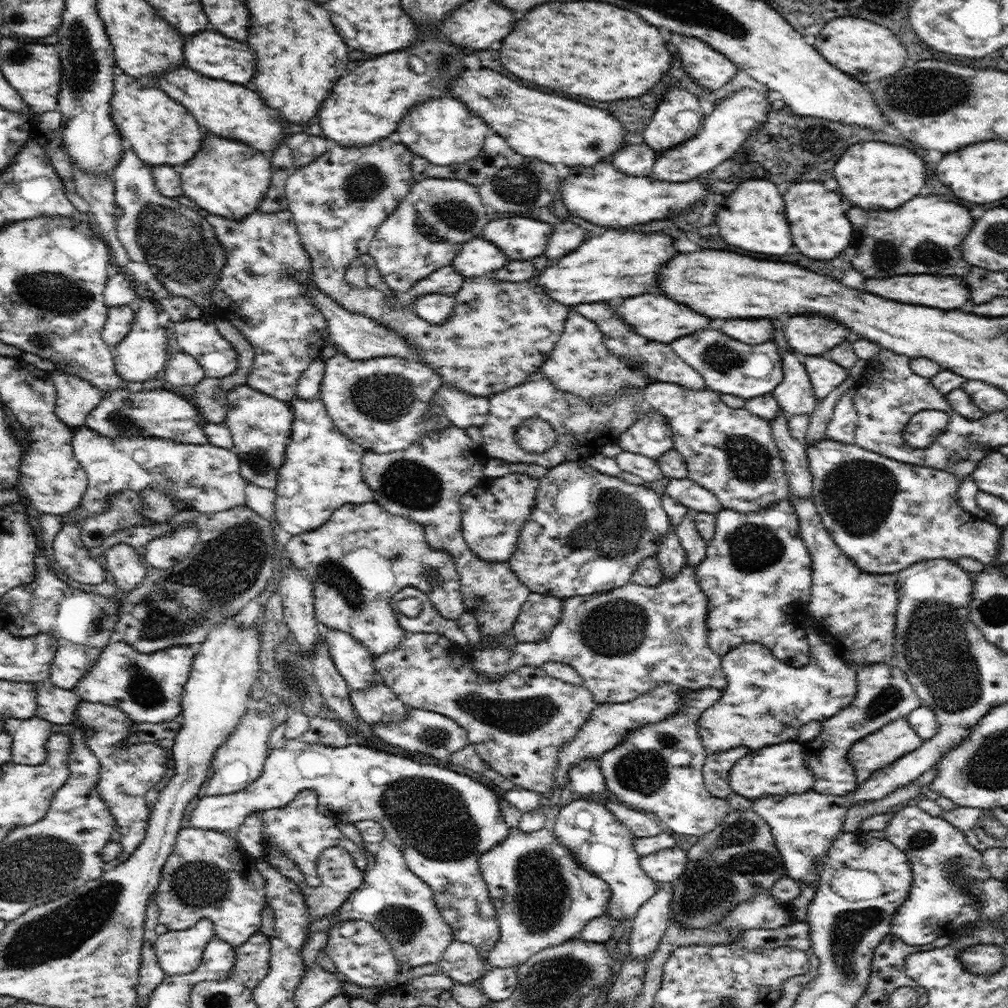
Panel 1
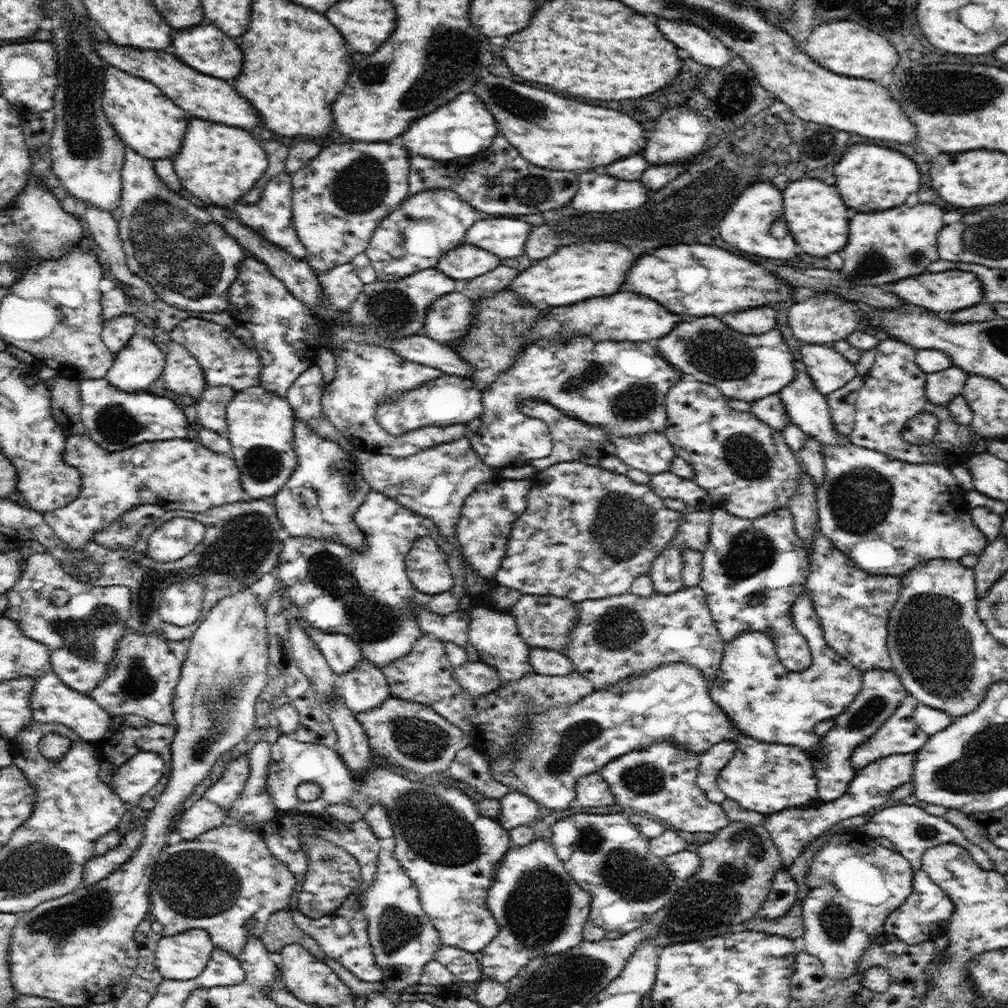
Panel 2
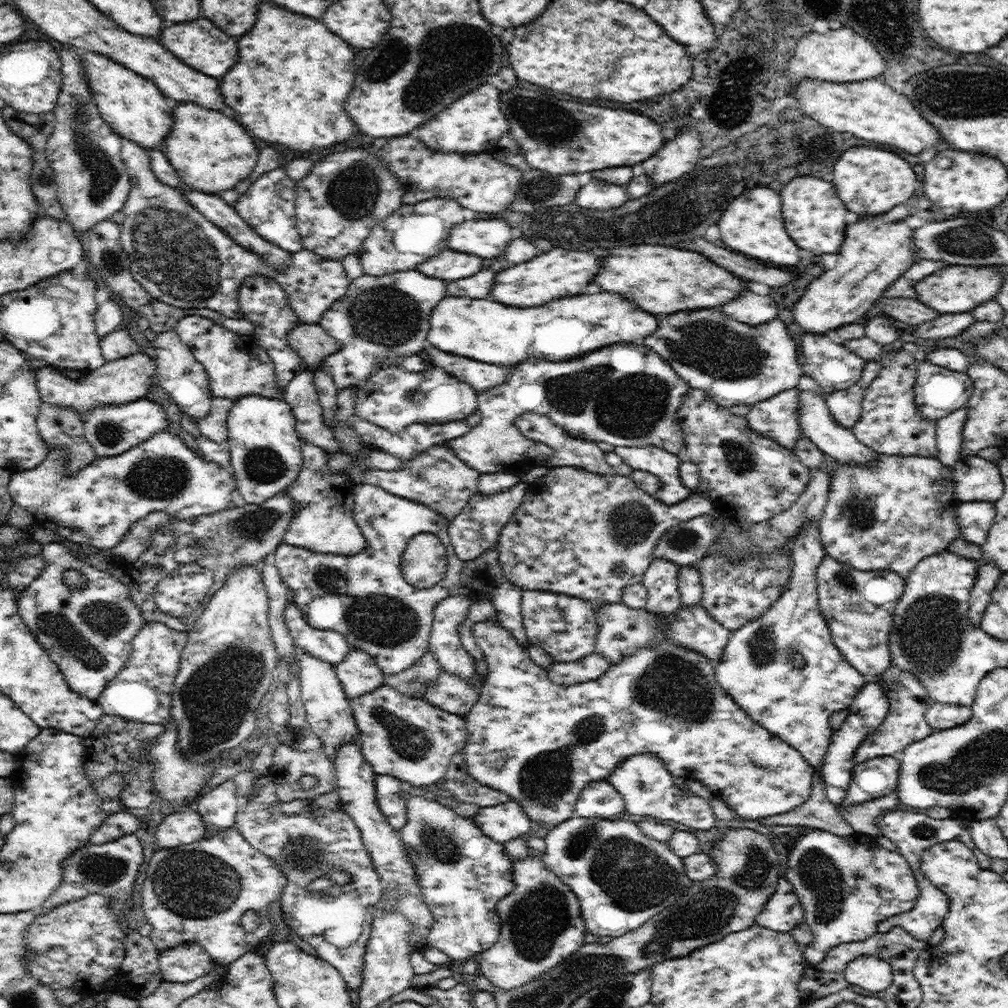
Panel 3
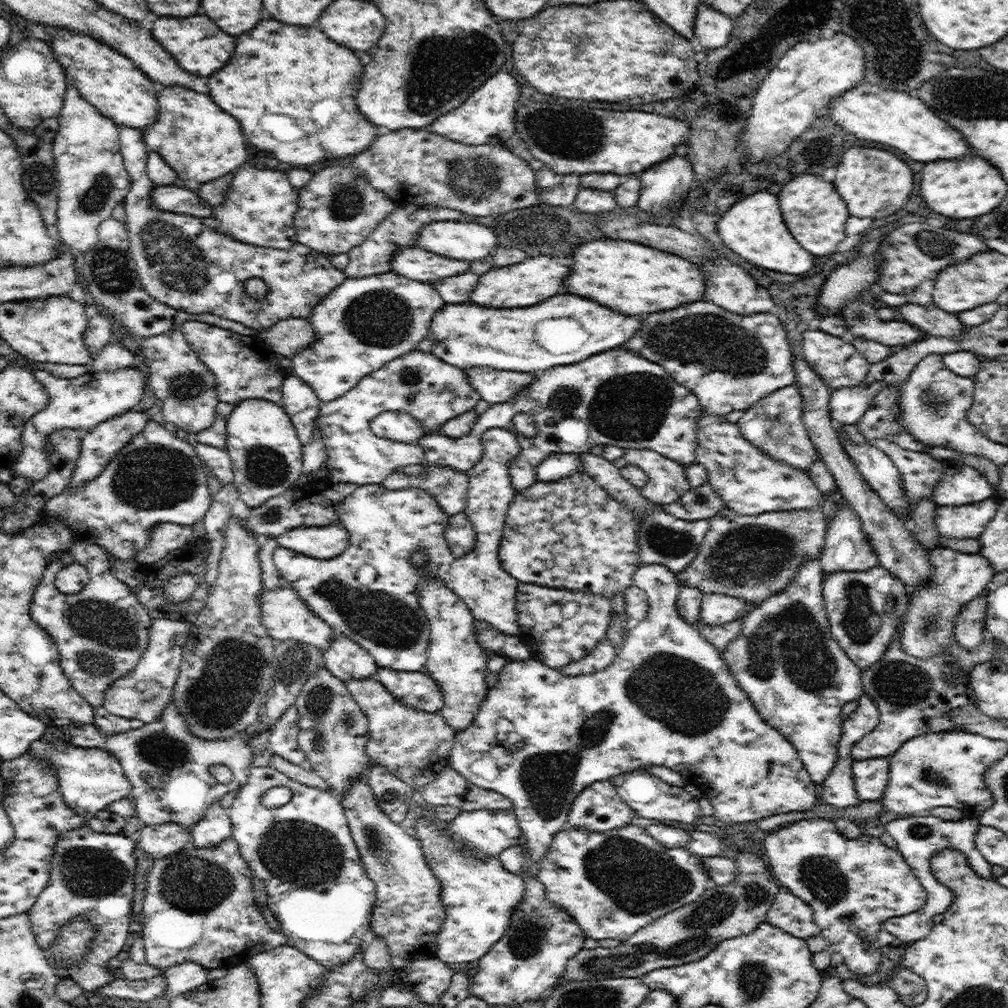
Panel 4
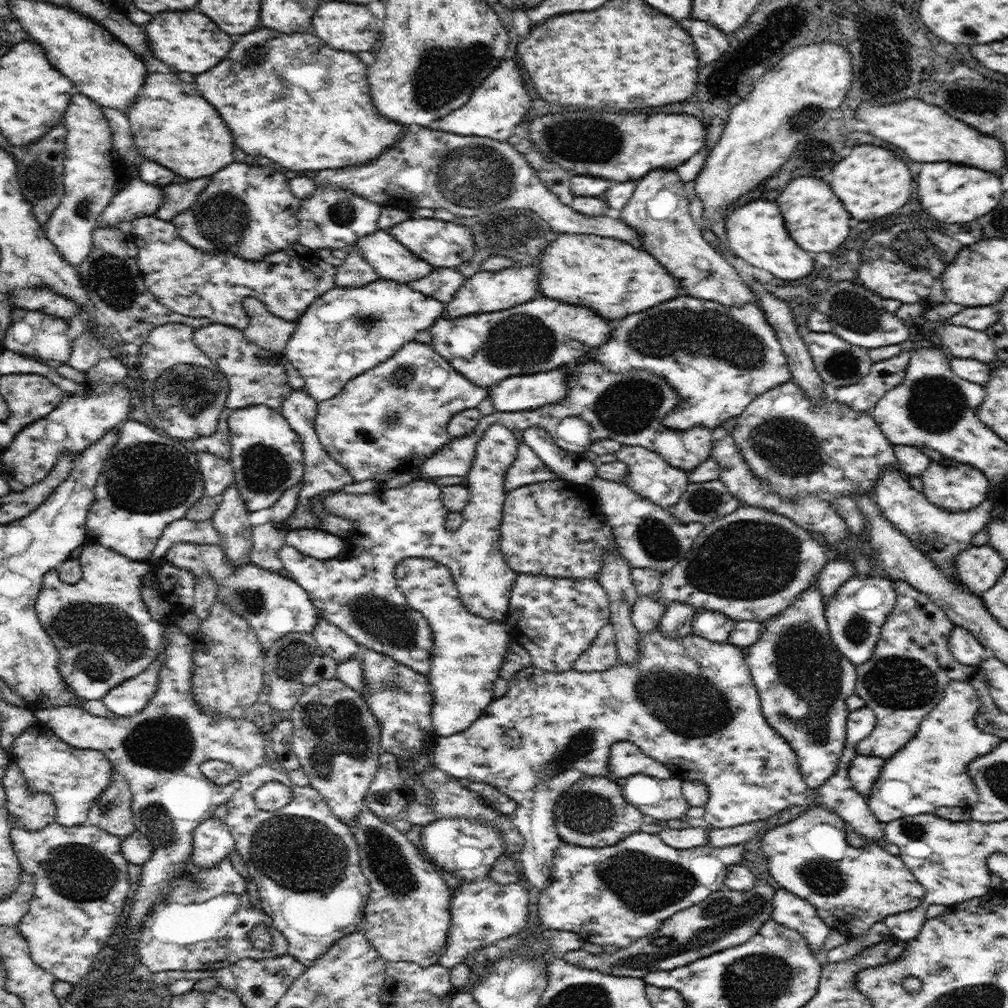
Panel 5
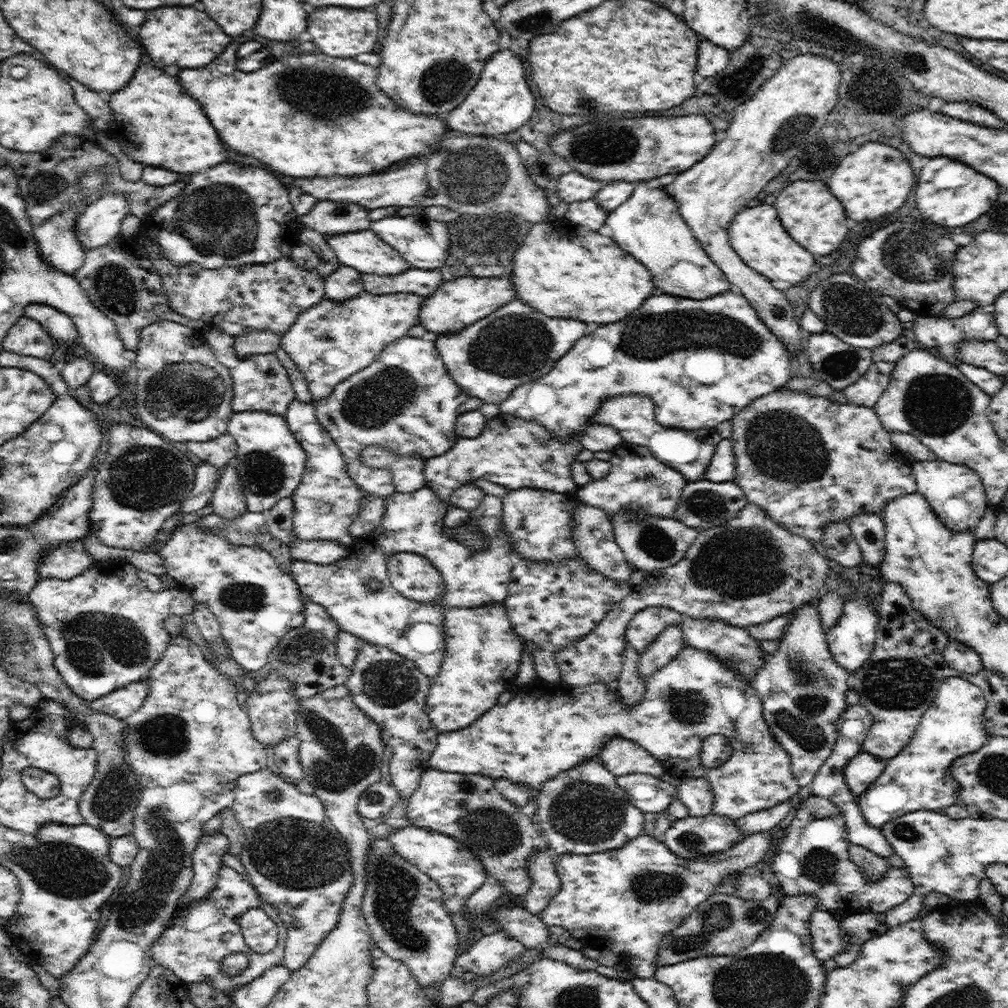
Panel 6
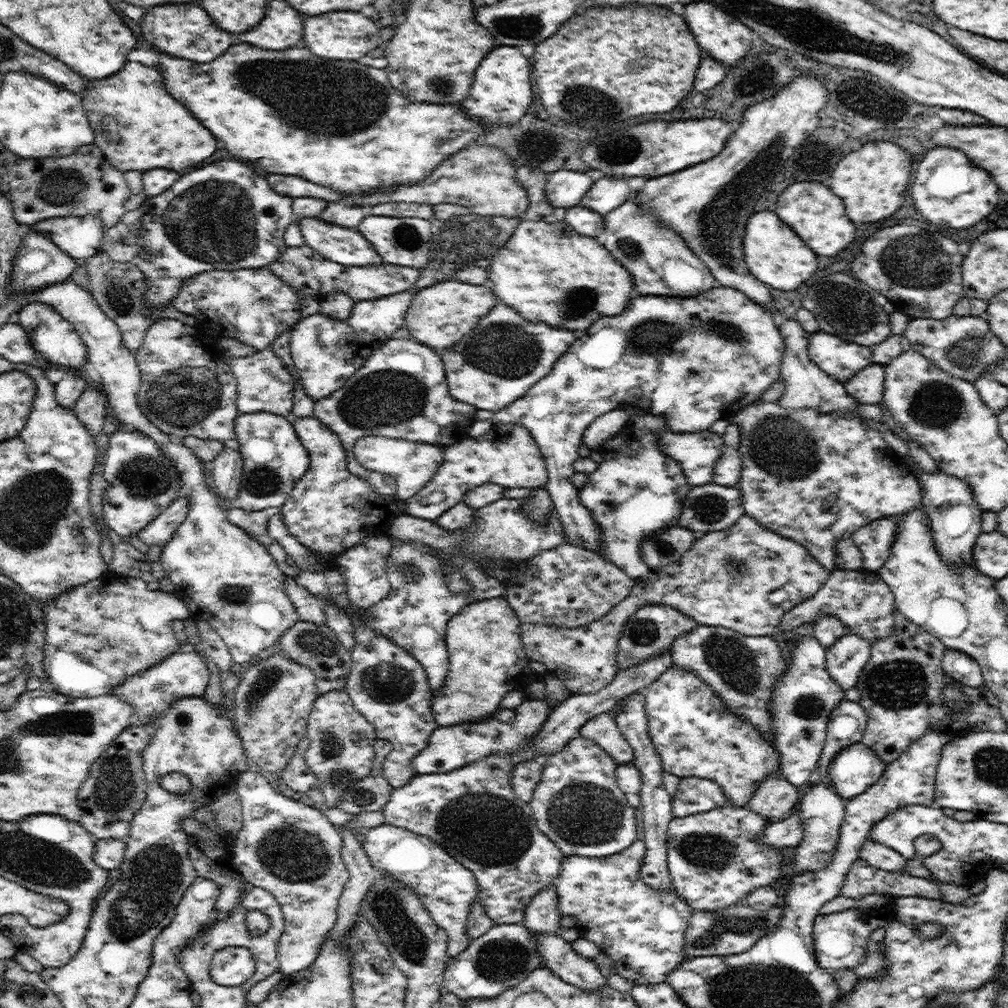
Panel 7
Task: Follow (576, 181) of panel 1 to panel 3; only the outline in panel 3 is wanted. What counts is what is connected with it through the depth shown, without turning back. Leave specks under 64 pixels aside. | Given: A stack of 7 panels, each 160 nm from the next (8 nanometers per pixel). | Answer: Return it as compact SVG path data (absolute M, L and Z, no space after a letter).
M592 177L588 184L580 187L574 202L580 207L584 206L585 211L591 212L618 208L628 199L630 195L626 187Z

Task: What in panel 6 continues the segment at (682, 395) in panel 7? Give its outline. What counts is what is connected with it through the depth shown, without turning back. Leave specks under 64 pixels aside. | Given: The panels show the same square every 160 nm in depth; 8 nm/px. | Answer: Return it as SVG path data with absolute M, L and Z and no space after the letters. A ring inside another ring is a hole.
M727 290L720 294L715 294L710 298L698 300L693 298L682 298L668 293L658 293L656 296L650 296L636 312L631 312L622 321L602 324L602 326L588 326L587 334L574 344L574 347L556 361L554 367L538 380L526 382L522 386L518 386L512 393L509 394L500 404L500 410L507 415L514 415L515 417L539 422L545 429L552 431L558 440L568 442L570 438L578 433L580 430L588 425L589 420L595 415L598 406L603 400L614 398L618 395L625 395L630 393L643 394L651 398L655 404L655 419L668 429L679 429L693 431L704 427L714 428L724 422L730 420L739 410L746 408L752 401L761 396L773 393L775 390L784 388L786 383L792 376L791 369L791 354L788 353L786 346L772 332L764 322L758 317L754 308L748 302L745 296L740 293L736 294L732 290ZM579 500L579 505L575 508L573 514L573 533L574 544L578 556L587 566L597 570L600 574L613 578L618 583L626 583L631 580L633 564L628 563L623 550L615 541L615 532L613 531L613 522L605 510L597 509L592 505L584 504Z

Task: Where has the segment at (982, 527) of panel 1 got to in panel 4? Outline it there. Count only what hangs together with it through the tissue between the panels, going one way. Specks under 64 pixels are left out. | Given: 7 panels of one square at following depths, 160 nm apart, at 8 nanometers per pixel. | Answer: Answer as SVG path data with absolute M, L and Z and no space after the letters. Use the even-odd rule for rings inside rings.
M878 439L873 445L882 449L899 468L903 480L903 491L913 516L915 506L921 500L933 498L934 487L942 478L942 461L935 459L926 451L906 450L884 439ZM846 502L844 507L839 507L829 521L819 559L825 576L839 572L868 570L879 565L878 555L869 543L866 531L850 503Z

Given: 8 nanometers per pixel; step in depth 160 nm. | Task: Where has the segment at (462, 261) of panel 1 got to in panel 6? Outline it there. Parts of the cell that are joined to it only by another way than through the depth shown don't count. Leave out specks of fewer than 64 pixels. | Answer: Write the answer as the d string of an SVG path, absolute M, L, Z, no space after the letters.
M372 229L353 233L327 234L324 238L337 254L338 262L368 274L396 275L411 266L397 250Z

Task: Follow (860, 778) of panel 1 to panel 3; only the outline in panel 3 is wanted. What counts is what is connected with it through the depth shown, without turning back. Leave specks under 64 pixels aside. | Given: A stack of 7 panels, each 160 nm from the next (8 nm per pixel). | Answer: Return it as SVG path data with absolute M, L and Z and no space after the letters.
M891 664L889 669L876 678L882 686L885 685L889 698L889 711L881 726L873 730L862 744L857 748L855 762L861 763L876 757L886 755L898 756L912 742L918 742L933 732L926 722L925 712L934 702L929 697L927 689L909 670L902 670L899 666Z

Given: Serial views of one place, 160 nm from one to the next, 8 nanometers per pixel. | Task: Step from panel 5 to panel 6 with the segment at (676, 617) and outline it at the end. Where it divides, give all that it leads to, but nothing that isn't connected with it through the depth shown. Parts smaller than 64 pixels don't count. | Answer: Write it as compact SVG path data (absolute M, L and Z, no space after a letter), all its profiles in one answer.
M681 623L666 627L654 639L654 642L644 652L641 652L640 674L647 680L656 669L665 667L685 645Z

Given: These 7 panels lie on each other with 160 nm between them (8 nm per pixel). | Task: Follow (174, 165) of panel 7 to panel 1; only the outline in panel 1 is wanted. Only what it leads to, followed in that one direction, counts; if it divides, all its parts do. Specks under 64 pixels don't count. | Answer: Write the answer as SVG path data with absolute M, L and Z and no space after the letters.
M206 130L198 154L179 167L183 195L210 214L228 220L244 220L259 208L271 185L273 173L269 155L233 138L222 138Z

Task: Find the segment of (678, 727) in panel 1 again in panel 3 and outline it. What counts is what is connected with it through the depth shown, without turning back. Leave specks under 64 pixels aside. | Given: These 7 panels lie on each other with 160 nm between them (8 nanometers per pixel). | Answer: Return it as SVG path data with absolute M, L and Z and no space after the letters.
M652 753L637 754L621 762L606 780L622 796L626 812L632 816L674 820L688 828L696 828L696 831L709 831L716 827L717 817L710 808L710 802L696 796L690 790L687 778L672 775L667 766Z

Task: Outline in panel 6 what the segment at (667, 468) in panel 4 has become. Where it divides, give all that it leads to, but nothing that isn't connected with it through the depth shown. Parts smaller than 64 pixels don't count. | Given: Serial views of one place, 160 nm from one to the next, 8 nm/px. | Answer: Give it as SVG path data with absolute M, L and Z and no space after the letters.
M619 443L612 451L611 471L604 478L593 479L576 490L584 504L602 509L612 518L620 511L635 515L672 517L680 502L684 487L689 481L669 464L654 456L650 448L636 444Z

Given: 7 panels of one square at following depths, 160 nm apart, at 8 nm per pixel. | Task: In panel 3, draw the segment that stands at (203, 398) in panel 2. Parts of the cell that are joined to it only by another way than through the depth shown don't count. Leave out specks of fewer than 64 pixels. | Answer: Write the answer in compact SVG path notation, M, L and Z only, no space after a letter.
M213 397L210 412L197 421L200 432L217 444L227 441L227 416L233 401L222 397Z

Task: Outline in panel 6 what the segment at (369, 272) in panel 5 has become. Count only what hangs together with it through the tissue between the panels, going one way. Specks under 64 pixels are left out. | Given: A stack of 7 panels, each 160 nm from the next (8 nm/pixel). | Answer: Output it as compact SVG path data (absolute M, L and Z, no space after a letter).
M339 263L337 269L325 278L325 297L331 301L342 302L358 296L364 291L359 273L354 267Z

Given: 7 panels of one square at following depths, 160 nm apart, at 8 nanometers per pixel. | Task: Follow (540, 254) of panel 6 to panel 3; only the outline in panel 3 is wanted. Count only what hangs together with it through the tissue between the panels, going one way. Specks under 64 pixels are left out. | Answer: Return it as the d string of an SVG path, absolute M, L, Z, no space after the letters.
M622 246L604 258L604 268L594 278L594 284L606 292L618 292L652 314L672 314L678 310L714 308L730 302L746 284L722 266L710 262L702 254L666 246Z

